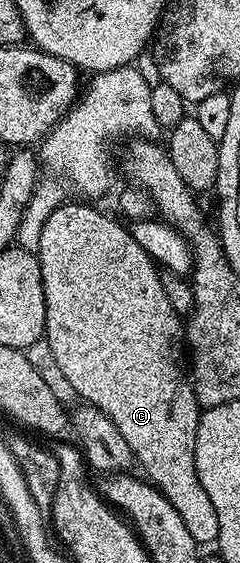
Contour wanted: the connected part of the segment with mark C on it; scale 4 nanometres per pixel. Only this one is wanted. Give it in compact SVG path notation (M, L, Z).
M65 203L59 205L56 210L50 215L50 219L46 219L46 224L42 226L42 235L38 239L39 259L40 259L40 278L42 279L42 291L44 292L44 298L46 299L46 323L44 324L44 337L46 342L48 341L48 349L52 352L52 361L56 364L56 369L58 372L64 376L64 381L77 393L81 398L81 402L87 403L94 406L98 411L102 411L102 415L106 415L110 419L110 423L114 423L114 427L118 427L118 432L122 434L122 439L126 439L126 443L130 443L130 451L134 458L135 464L137 466L141 465L144 470L142 470L143 476L147 478L151 484L155 485L159 489L160 494L166 499L170 499L170 507L174 507L174 511L178 511L178 515L182 518L182 524L190 530L190 536L195 539L197 546L205 547L204 545L212 545L218 539L218 514L214 512L214 503L210 503L210 495L206 495L206 491L202 491L202 483L198 479L198 471L196 470L196 460L194 459L194 443L196 442L196 436L198 435L198 423L200 422L200 414L202 412L200 404L196 401L196 392L192 389L192 383L189 374L186 372L186 325L182 320L182 317L176 313L173 307L170 307L170 302L166 299L166 294L162 289L162 279L160 278L161 270L158 265L153 261L152 257L146 253L135 242L132 238L131 232L127 228L120 226L118 222L112 217L107 217L104 213L99 213L95 209L95 204L84 203L88 205L71 205L71 203Z

